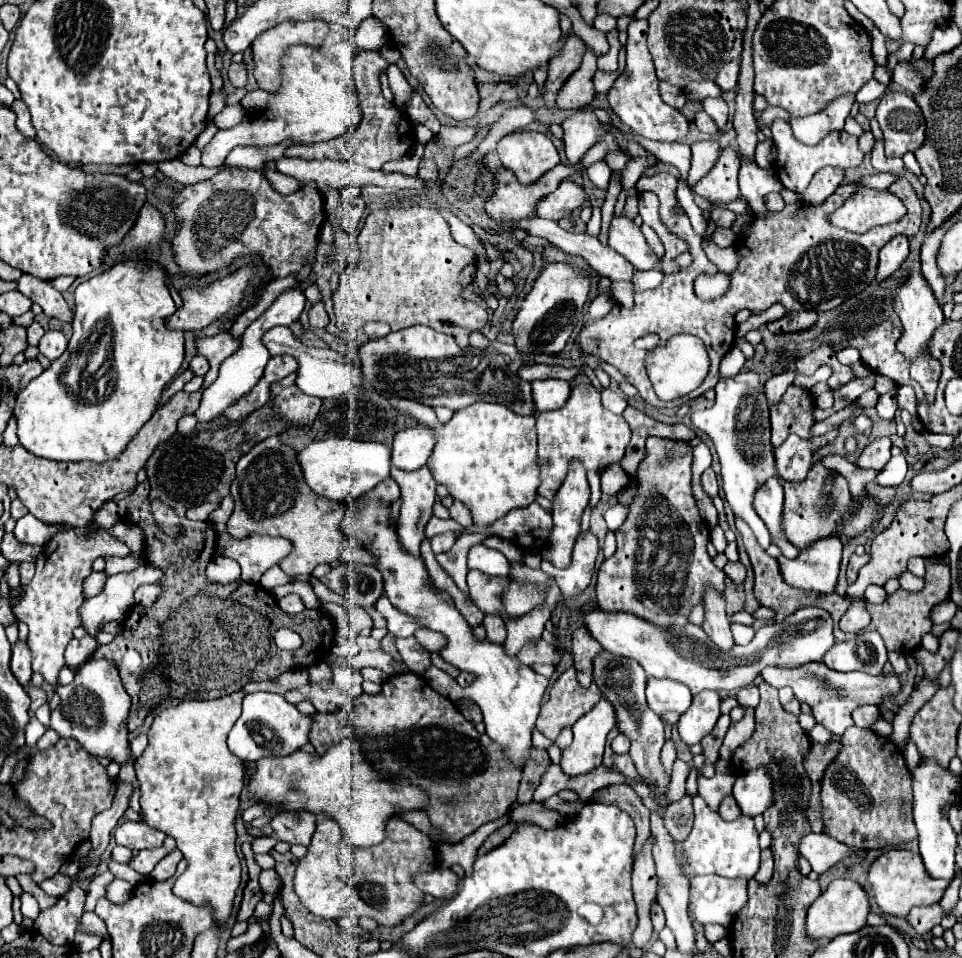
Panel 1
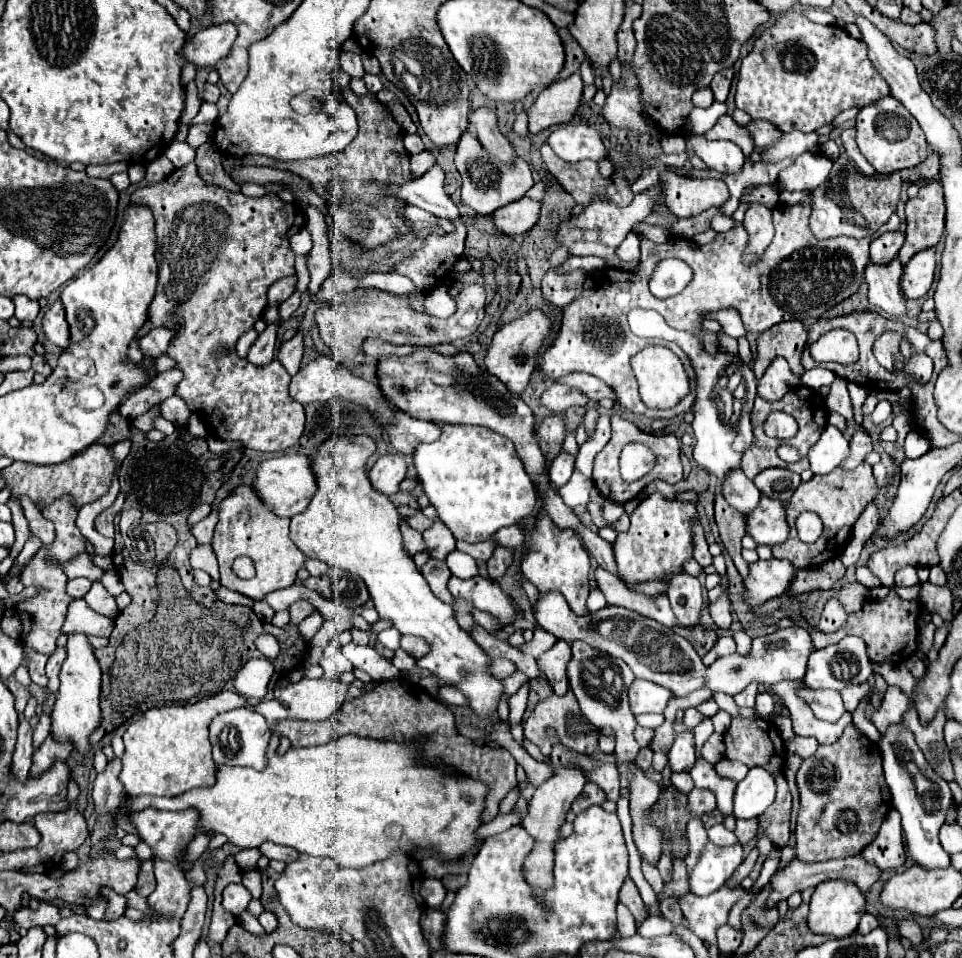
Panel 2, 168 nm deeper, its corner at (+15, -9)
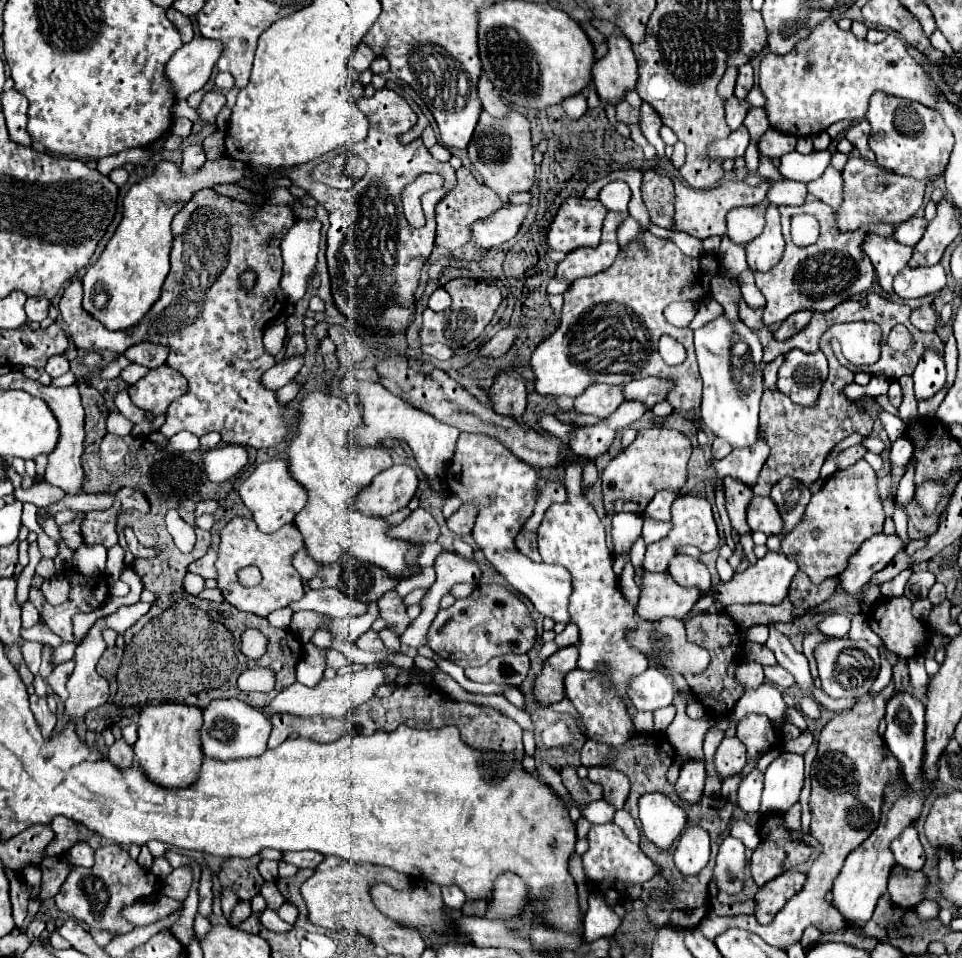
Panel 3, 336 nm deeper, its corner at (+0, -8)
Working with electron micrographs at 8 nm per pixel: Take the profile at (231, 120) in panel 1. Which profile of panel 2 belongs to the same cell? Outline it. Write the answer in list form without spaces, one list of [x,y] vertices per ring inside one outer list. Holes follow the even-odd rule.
[[[201,104],[199,114],[193,118],[191,124],[201,124],[201,122],[215,122],[217,120],[217,106],[215,104]]]

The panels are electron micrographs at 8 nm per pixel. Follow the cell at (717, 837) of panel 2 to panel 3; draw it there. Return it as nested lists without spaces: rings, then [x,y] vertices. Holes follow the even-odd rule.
[[[728,835],[720,845],[716,867],[714,867],[714,877],[718,879],[720,891],[726,891],[730,895],[740,893],[744,879],[744,865],[746,865],[744,843]]]

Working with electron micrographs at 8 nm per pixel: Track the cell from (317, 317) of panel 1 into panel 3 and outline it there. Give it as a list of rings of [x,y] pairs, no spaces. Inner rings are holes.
[[[294,355],[294,357],[284,357],[282,361],[278,361],[274,367],[270,367],[264,375],[262,375],[262,383],[268,389],[280,389],[284,387],[288,381],[296,379],[296,375],[300,373],[304,365],[304,355]]]

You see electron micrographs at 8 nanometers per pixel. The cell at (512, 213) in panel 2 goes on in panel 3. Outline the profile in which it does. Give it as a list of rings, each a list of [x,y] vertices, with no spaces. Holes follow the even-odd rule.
[[[504,205],[490,217],[476,221],[472,225],[472,239],[478,249],[490,249],[498,247],[506,241],[510,241],[518,231],[522,221],[526,219],[530,211],[530,205]]]

